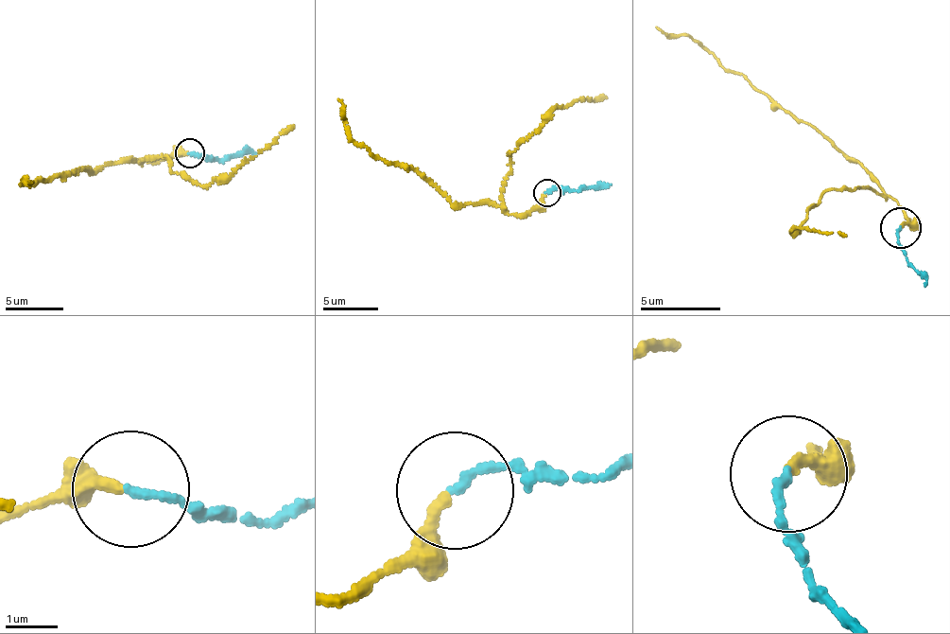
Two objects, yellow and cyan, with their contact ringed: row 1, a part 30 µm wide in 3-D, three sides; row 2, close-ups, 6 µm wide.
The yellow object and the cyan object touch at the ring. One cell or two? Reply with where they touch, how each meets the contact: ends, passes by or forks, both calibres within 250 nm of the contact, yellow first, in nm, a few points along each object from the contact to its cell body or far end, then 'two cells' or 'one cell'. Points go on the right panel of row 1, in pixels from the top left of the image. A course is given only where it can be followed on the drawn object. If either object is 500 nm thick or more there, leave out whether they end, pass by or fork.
(900, 227) | yellow ends | cyan ends | 200/150 nm | yellow via (898, 225), (908, 225), (901, 210), (874, 180), (849, 157), (720, 63), (684, 33), (669, 36), (657, 26) | cyan via (900, 227), (897, 243), (926, 287) | one cell

